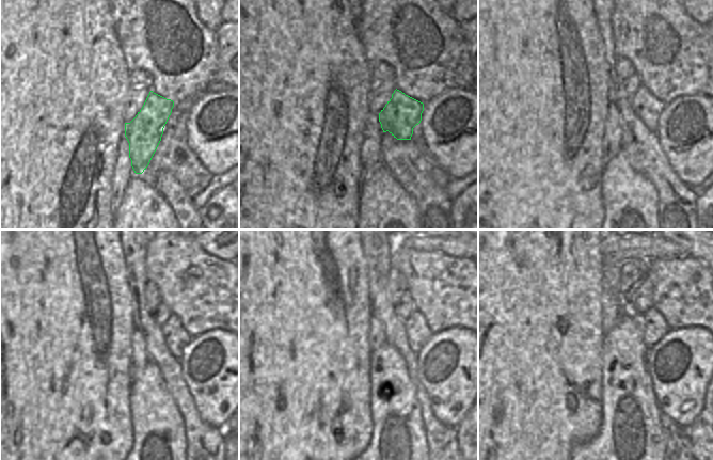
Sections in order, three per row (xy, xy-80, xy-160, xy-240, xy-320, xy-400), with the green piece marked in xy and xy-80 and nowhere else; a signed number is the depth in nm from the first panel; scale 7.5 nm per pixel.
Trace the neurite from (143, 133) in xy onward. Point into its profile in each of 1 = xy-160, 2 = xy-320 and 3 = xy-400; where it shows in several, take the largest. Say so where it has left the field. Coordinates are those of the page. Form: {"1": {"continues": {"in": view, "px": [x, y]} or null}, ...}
{"1": {"continues": {"in": "xy-160", "px": [648, 107]}}, "2": {"continues": {"in": "xy-320", "px": [417, 331]}}, "3": {"continues": {"in": "xy-400", "px": [655, 327]}}}

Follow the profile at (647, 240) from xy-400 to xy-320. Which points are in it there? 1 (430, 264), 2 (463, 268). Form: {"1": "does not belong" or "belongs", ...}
{"1": "does not belong", "2": "does not belong"}

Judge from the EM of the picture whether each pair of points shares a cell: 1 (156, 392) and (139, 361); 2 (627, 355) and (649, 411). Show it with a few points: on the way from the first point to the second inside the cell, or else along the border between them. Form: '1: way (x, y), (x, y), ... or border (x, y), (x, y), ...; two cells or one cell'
1: border (148, 360), (143, 373), (133, 381); two cells
2: way (631, 369), (631, 391), (636, 397); one cell

